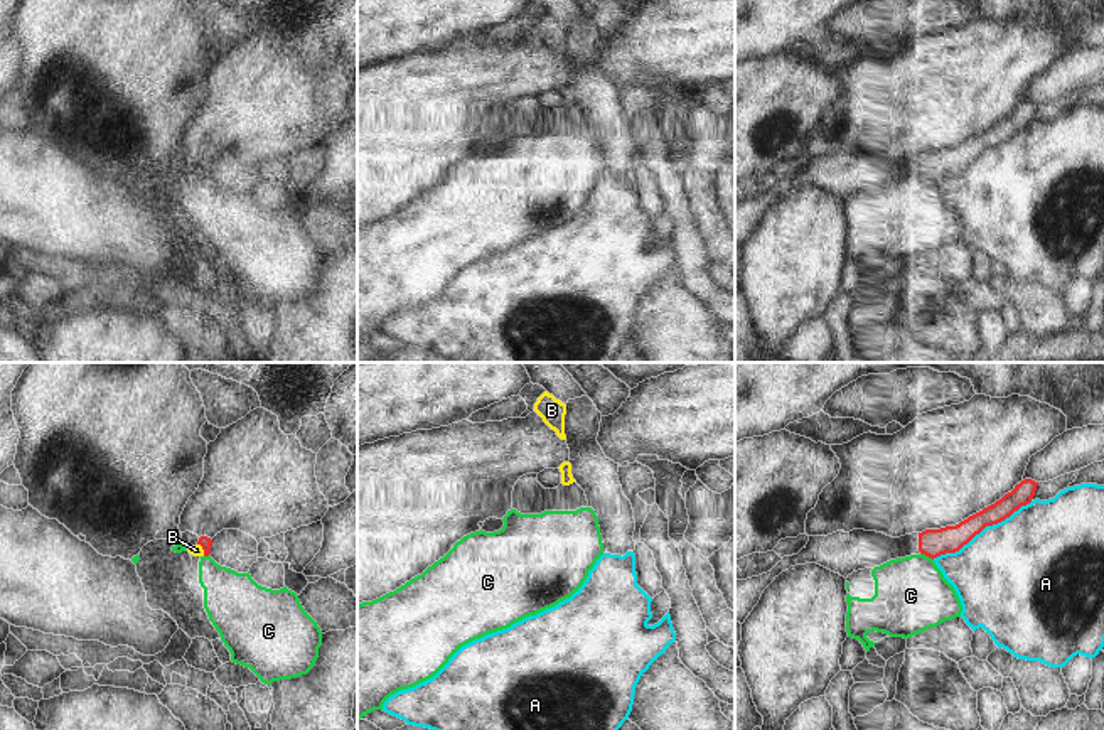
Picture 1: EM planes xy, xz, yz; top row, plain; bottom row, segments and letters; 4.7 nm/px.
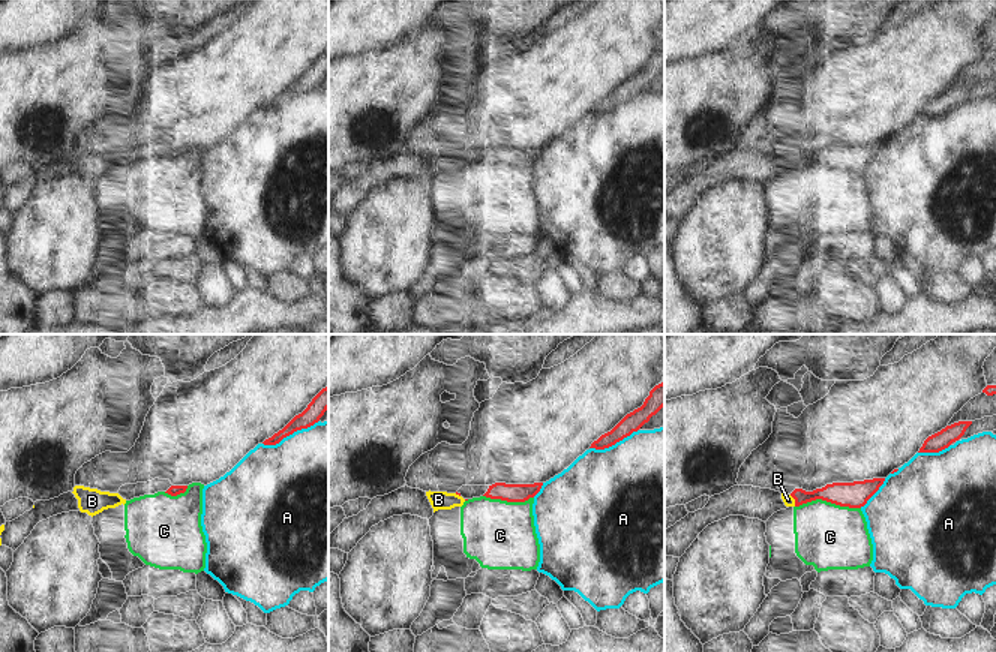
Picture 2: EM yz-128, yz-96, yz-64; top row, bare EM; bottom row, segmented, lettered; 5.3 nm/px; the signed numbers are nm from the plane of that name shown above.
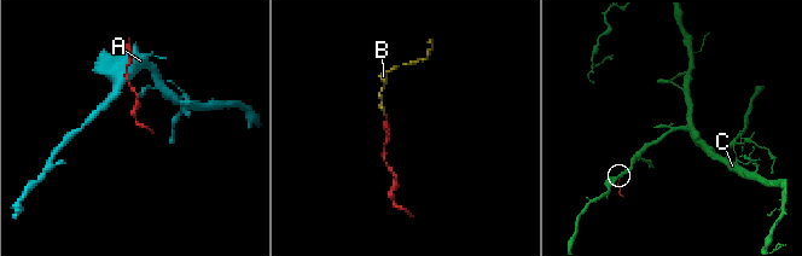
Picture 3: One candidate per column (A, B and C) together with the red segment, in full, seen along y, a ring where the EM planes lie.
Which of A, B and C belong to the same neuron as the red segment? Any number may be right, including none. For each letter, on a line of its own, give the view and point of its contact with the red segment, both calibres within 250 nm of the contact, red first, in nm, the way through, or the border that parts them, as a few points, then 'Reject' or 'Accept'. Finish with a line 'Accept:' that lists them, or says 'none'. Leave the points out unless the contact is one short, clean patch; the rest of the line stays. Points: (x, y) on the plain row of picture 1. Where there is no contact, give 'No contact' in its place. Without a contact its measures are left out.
A: Touches red at yz (981, 152). Thickness 140 nm (red) against 480 nm. Reject
B: Touches red at xy (203, 171). Thickness 60 nm (red) against 50 nm. Path across: xy (204, 164), (203, 171), (196, 172). Accept
C: Touches red at yz (927, 177). Thickness 140 nm (red) against 360 nm. Boundary: yz (921, 174), (932, 182). Reject
Accept: B

